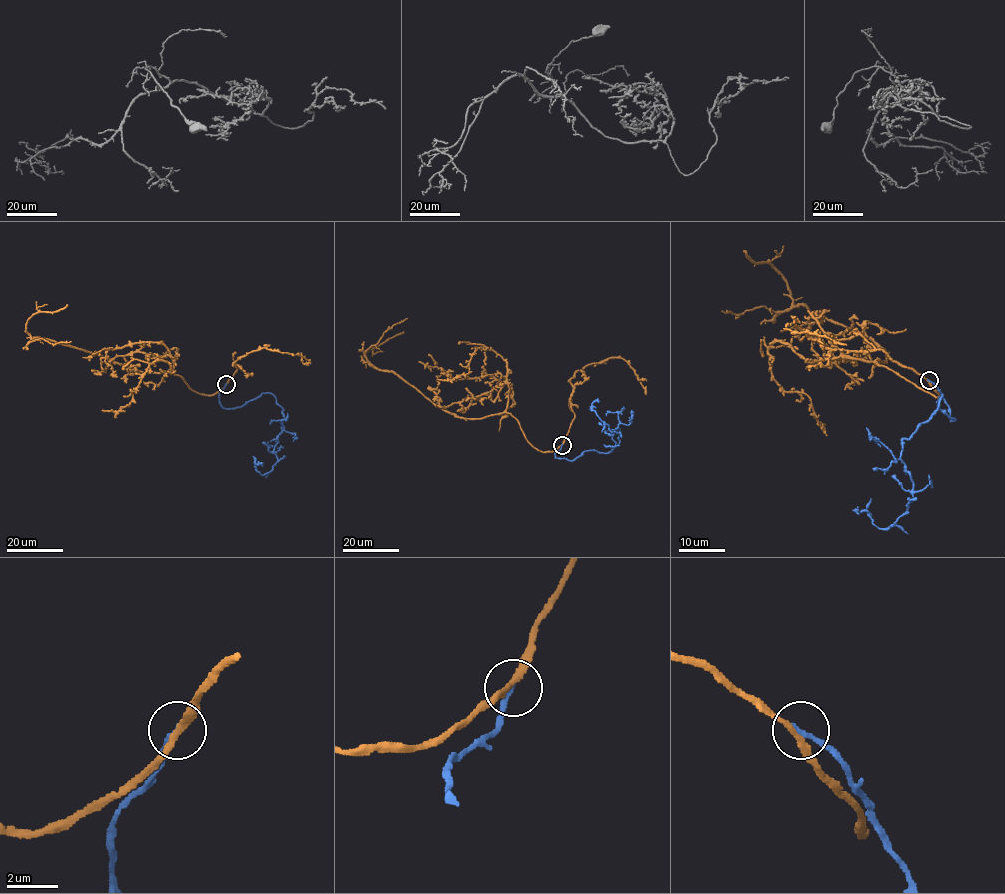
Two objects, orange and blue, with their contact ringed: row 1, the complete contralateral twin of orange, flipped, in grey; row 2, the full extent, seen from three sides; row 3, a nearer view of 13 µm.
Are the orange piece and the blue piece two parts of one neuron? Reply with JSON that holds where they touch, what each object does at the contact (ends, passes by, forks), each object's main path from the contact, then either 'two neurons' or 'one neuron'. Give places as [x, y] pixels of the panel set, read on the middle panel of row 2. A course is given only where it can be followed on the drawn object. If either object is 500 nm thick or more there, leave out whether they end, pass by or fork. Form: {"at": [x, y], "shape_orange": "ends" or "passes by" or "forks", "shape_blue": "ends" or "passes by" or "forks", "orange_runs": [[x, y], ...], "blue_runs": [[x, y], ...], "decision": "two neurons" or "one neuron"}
{"at": [562, 445], "shape_orange": "passes by", "shape_blue": "ends", "orange_runs": [[562, 445], [538, 450], [508, 413], [460, 418], [392, 372], [362, 359], [403, 331]], "blue_runs": [[562, 445], [555, 457], [570, 460], [619, 443], [617, 427], [610, 435], [593, 410], [599, 402]], "decision": "two neurons"}

